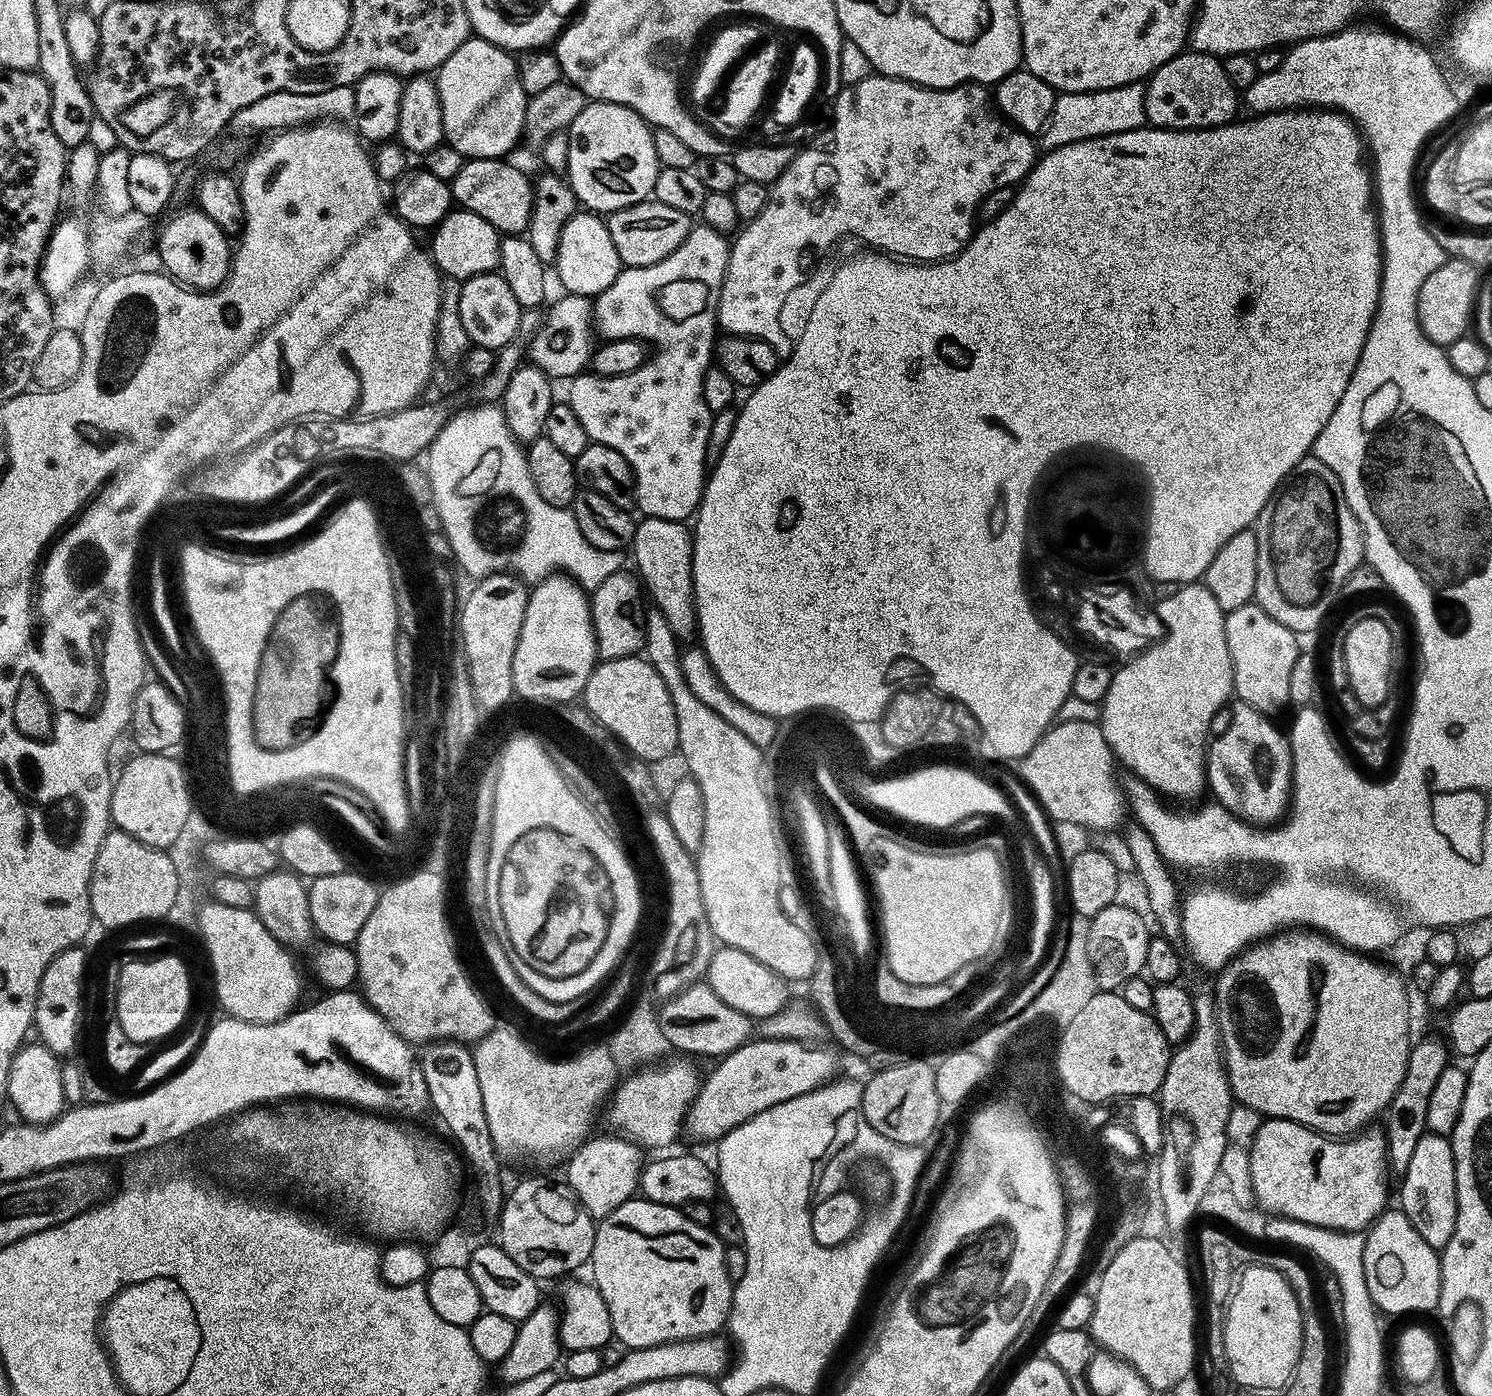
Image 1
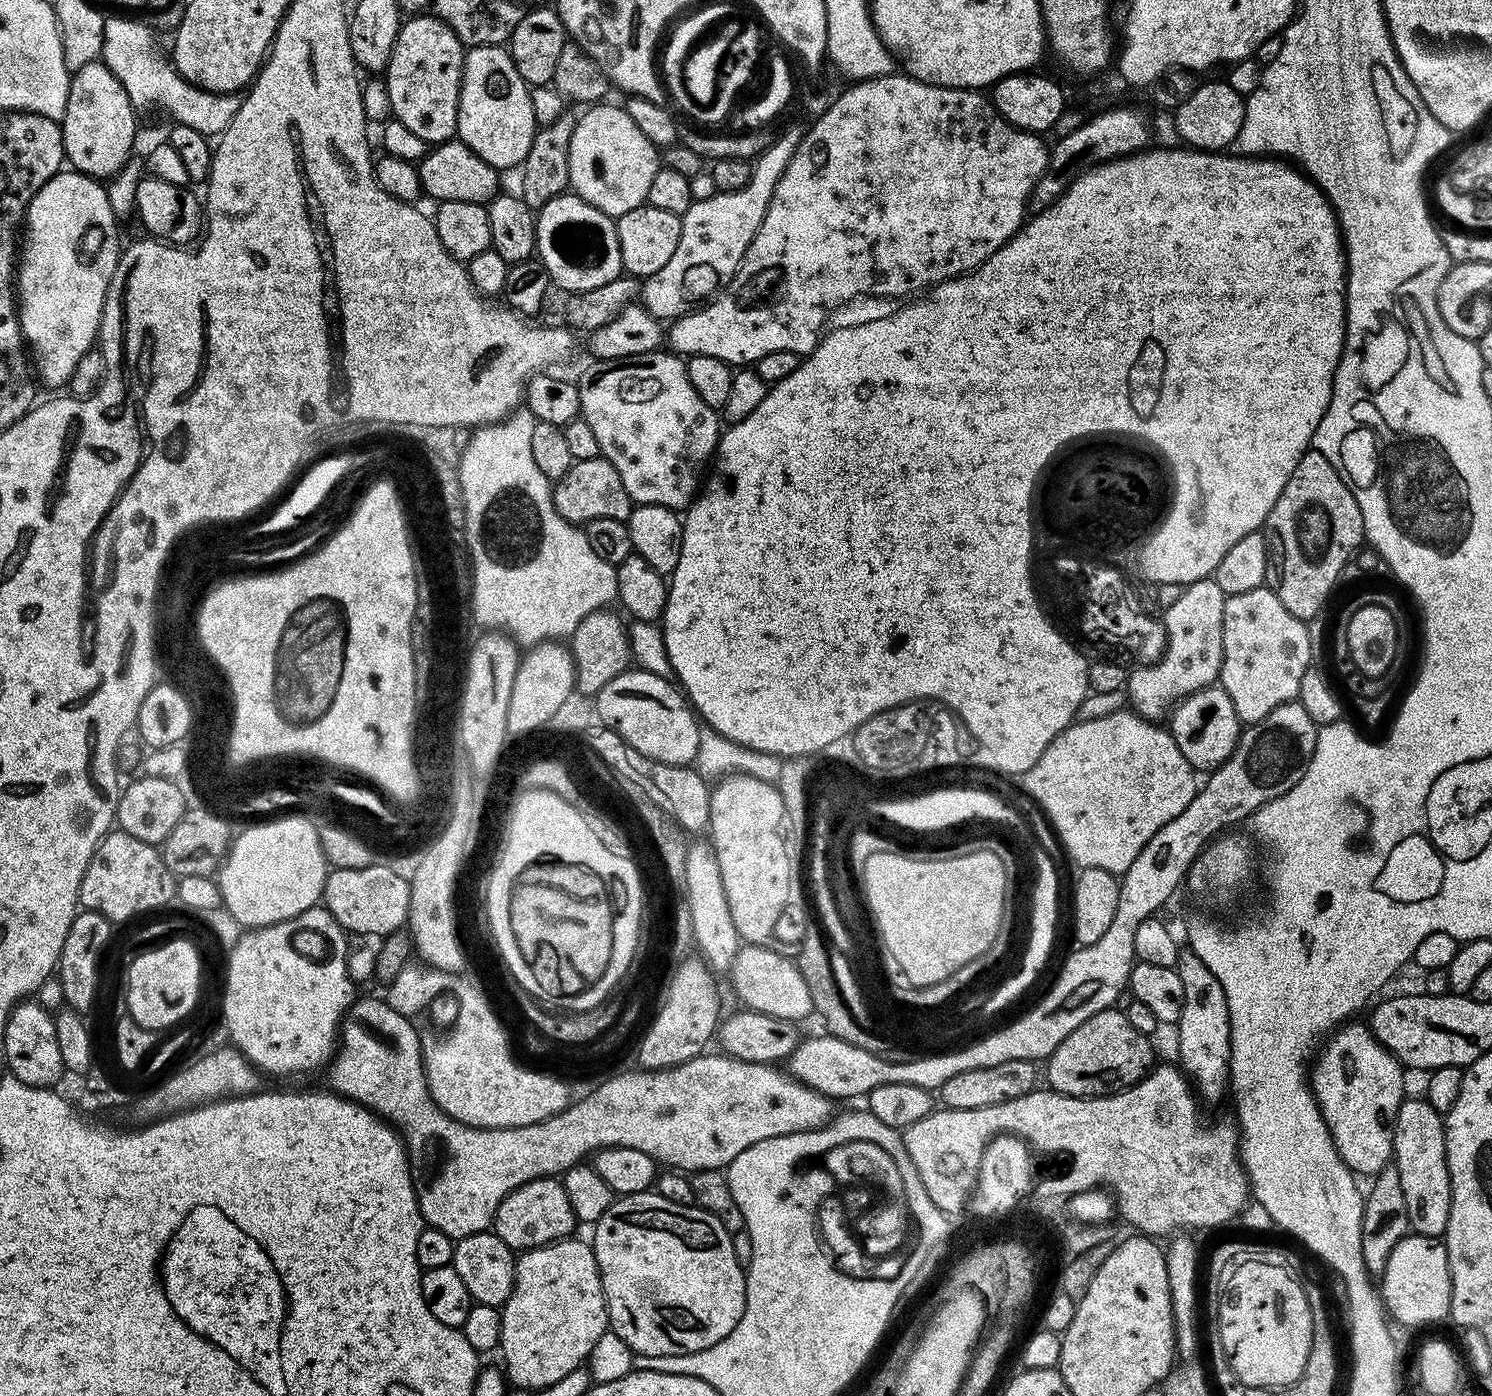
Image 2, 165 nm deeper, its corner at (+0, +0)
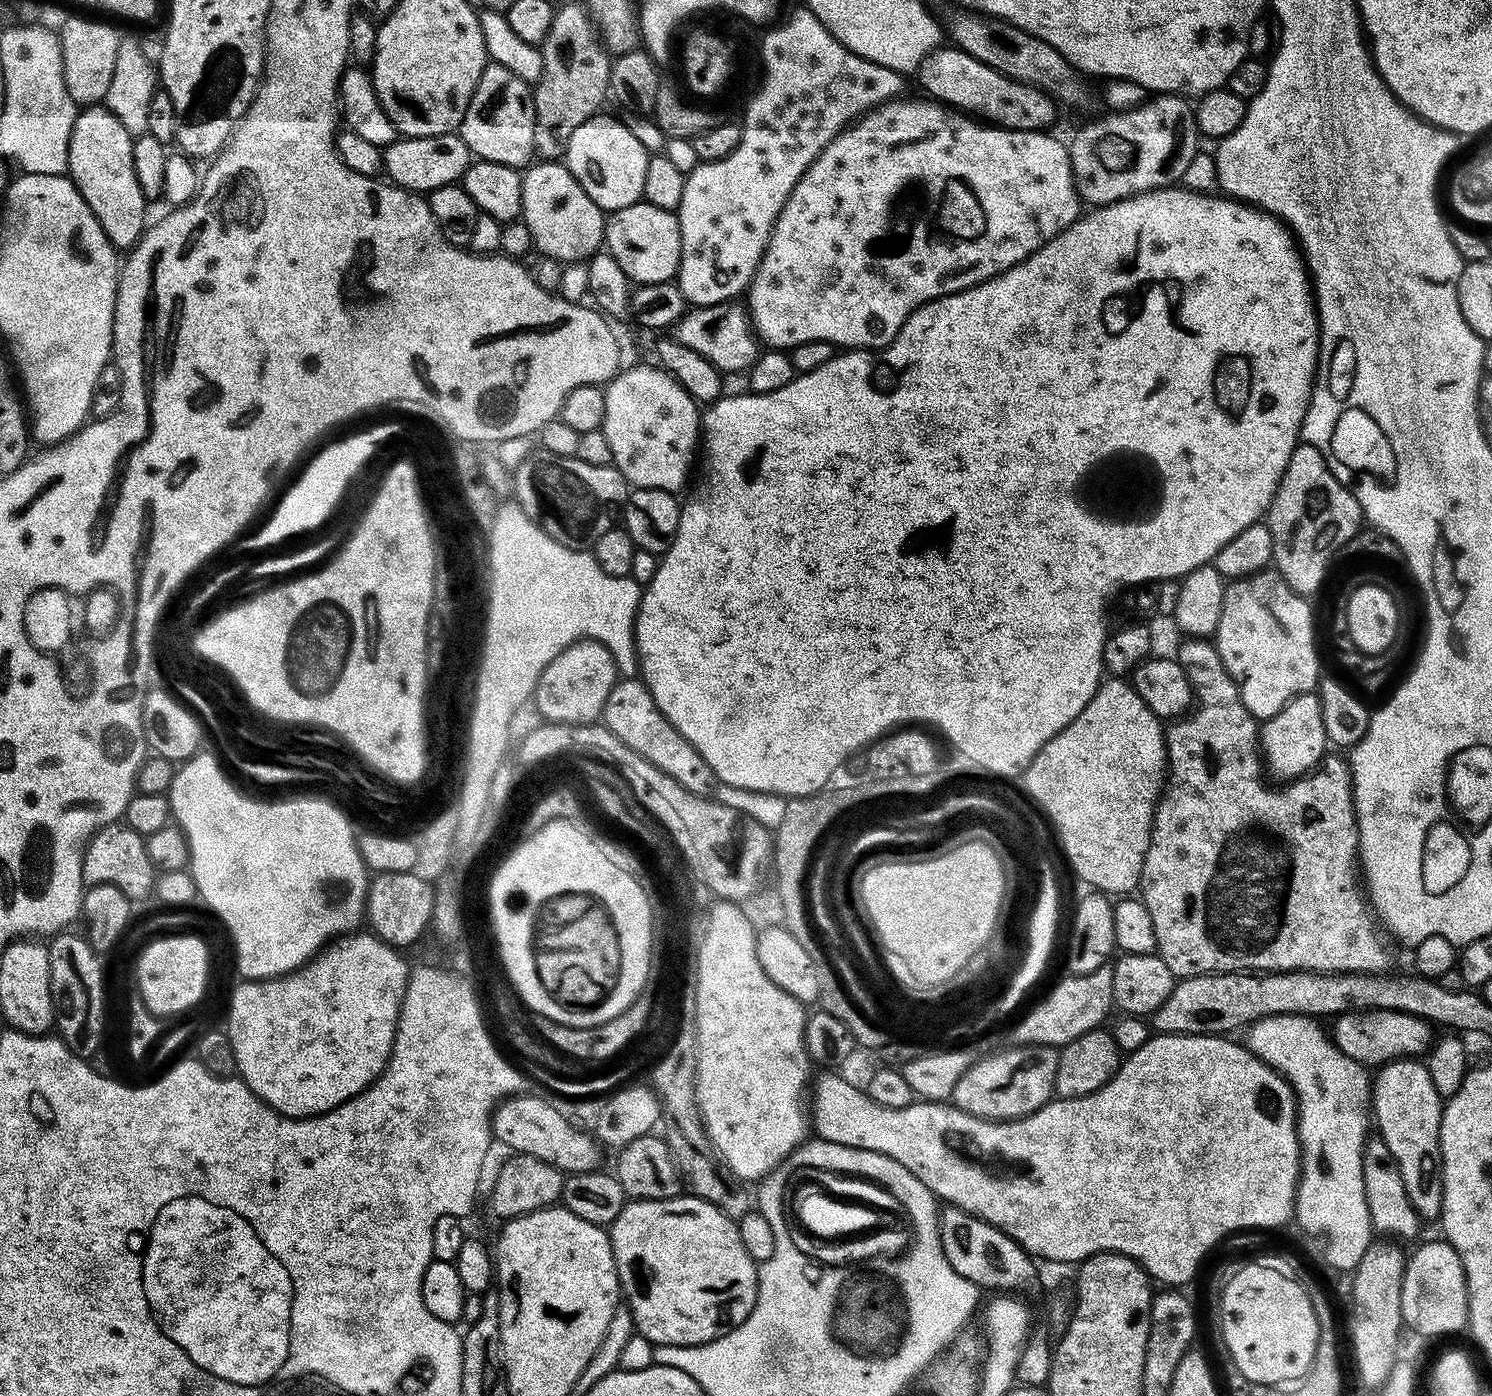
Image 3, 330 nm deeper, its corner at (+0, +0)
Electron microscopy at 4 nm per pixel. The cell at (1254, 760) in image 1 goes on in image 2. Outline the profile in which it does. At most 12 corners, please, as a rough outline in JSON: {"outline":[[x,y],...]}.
{"outline":[[1191,692],[1167,717],[1194,770],[1225,764],[1242,731],[1230,694]]}

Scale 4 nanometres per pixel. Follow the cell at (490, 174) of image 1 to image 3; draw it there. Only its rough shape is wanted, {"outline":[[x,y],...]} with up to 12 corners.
{"outline":[[459,134],[398,138],[387,179],[427,194],[463,181],[474,162]]}

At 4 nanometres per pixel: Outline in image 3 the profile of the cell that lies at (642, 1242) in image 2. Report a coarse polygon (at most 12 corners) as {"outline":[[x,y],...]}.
{"outline":[[703,1195],[610,1225],[635,1331],[698,1346],[760,1289],[737,1221]]}

